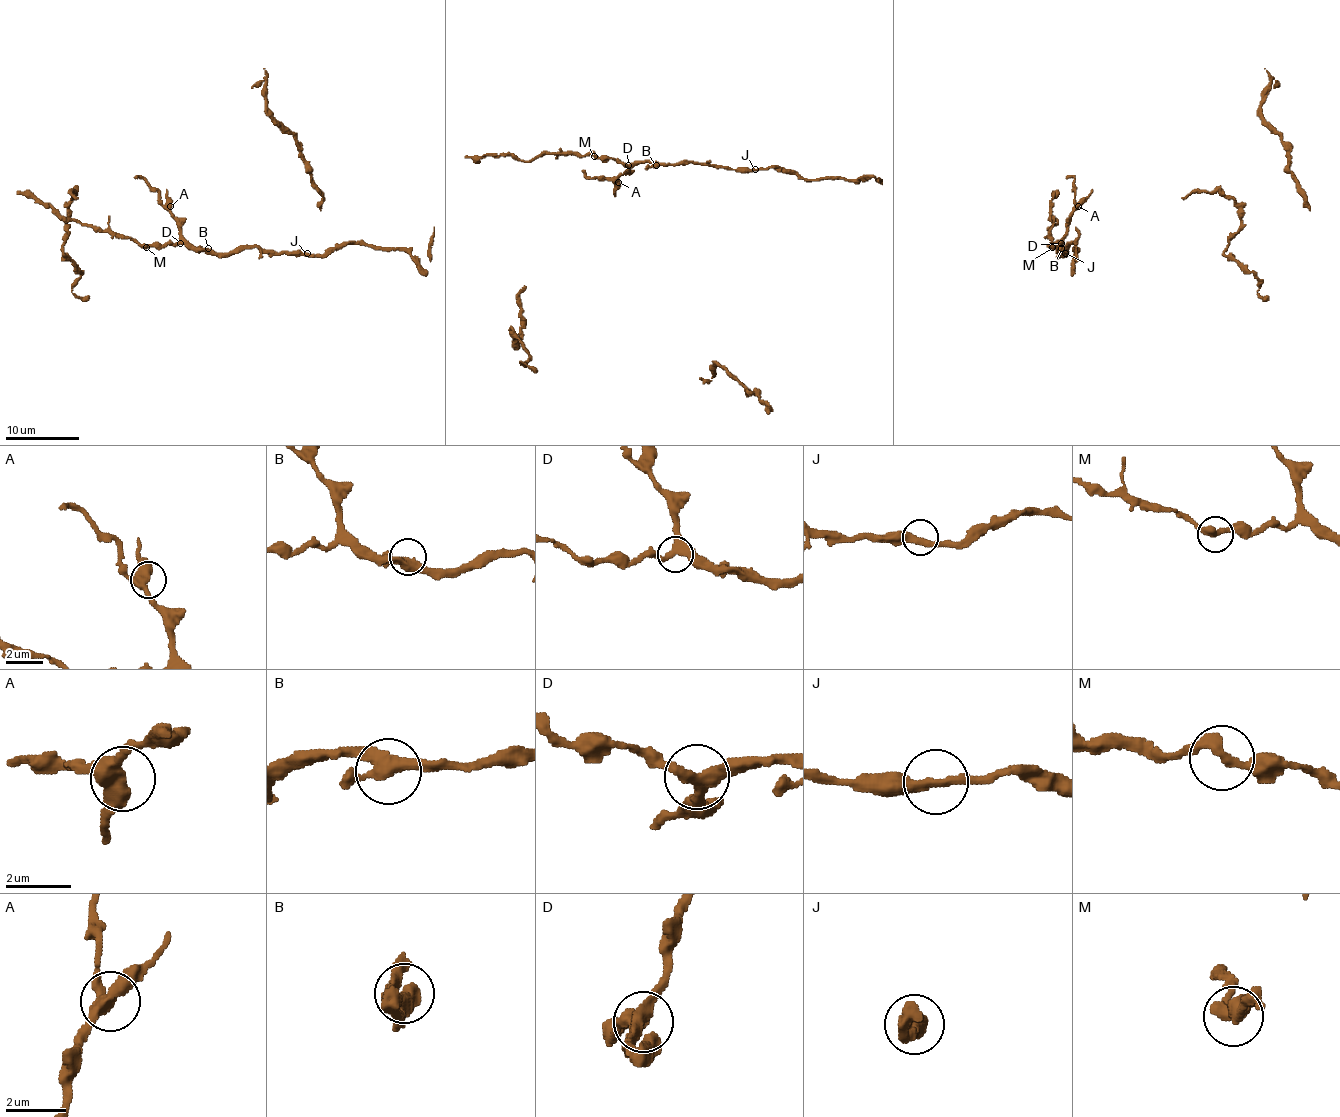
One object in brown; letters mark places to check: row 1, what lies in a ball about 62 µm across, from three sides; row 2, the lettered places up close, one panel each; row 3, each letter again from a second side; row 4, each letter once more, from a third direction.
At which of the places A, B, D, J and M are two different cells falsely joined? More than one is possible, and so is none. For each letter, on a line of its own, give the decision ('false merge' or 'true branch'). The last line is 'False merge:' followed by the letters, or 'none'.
A: true branch
B: true branch
D: true branch
J: true branch
M: true branch
False merge: none

